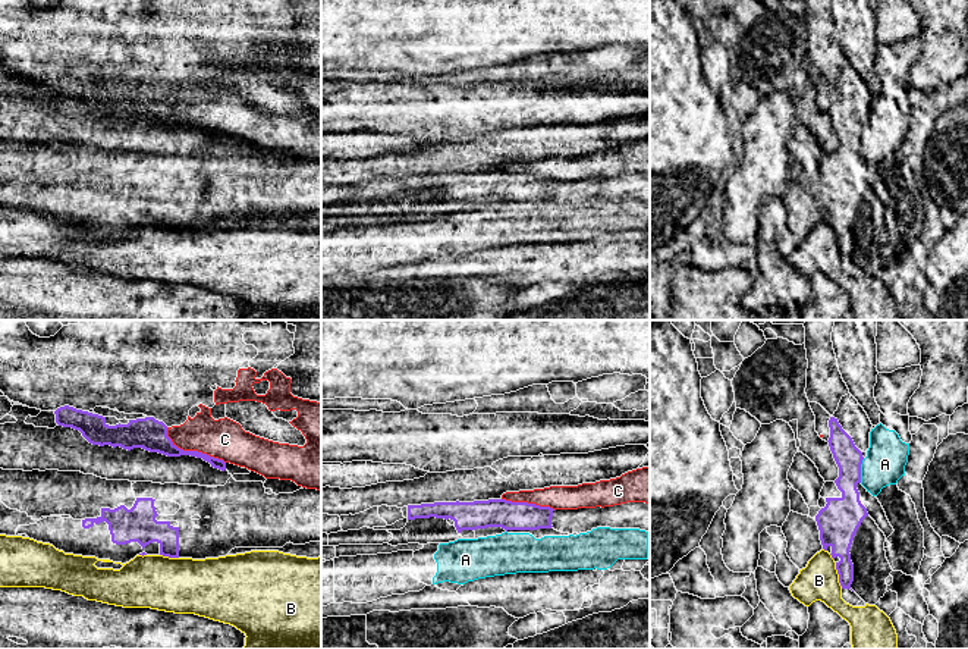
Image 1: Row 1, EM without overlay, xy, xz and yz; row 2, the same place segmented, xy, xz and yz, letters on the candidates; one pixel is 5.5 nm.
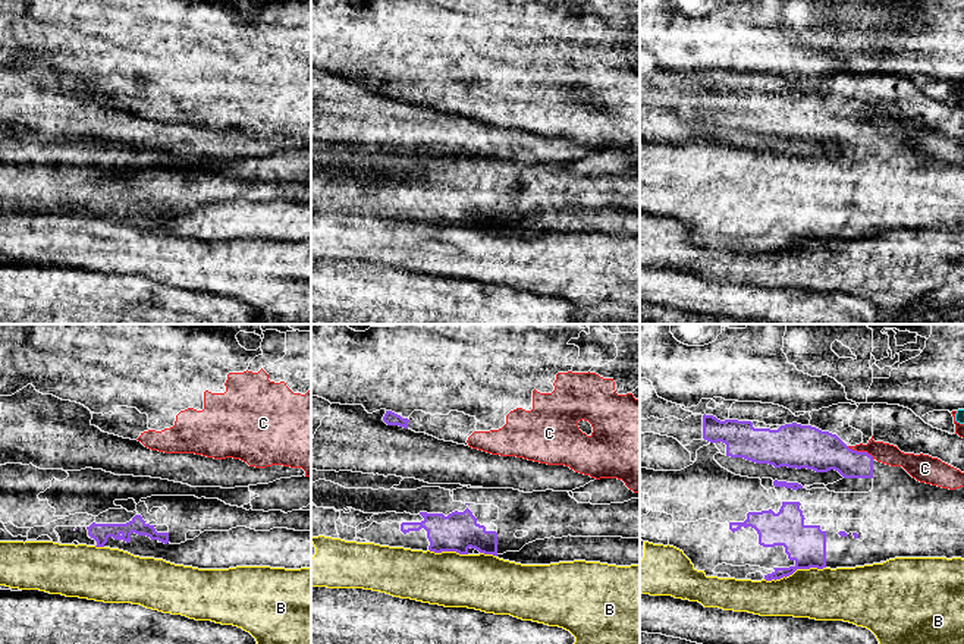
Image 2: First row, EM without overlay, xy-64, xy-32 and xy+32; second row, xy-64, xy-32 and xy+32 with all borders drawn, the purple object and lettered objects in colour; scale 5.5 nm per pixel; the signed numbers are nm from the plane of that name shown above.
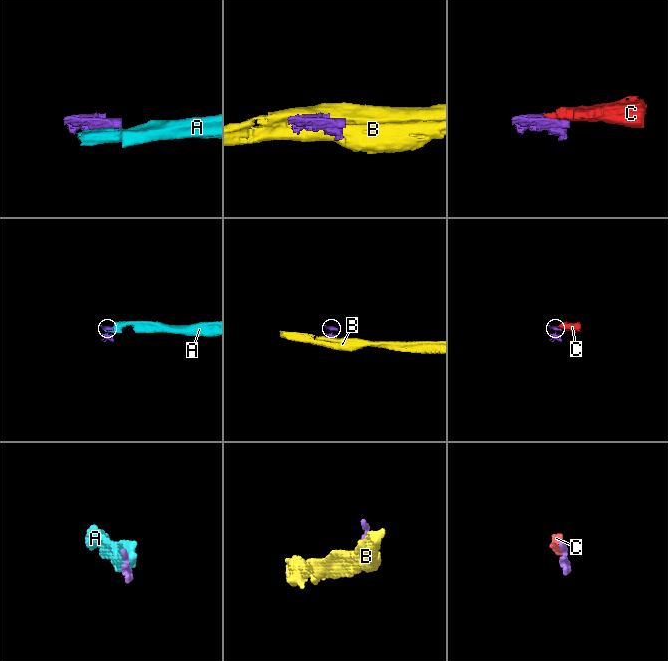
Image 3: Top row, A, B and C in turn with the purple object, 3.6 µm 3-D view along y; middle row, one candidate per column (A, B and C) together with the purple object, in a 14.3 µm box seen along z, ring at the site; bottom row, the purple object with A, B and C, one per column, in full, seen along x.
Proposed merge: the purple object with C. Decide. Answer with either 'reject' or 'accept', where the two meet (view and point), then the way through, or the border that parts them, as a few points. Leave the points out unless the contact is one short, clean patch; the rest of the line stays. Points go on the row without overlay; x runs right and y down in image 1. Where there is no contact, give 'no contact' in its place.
reject; meets purple in xy at (192, 122); border along xy (166, 99), (166, 106), (178, 118), (206, 124), (225, 134)

